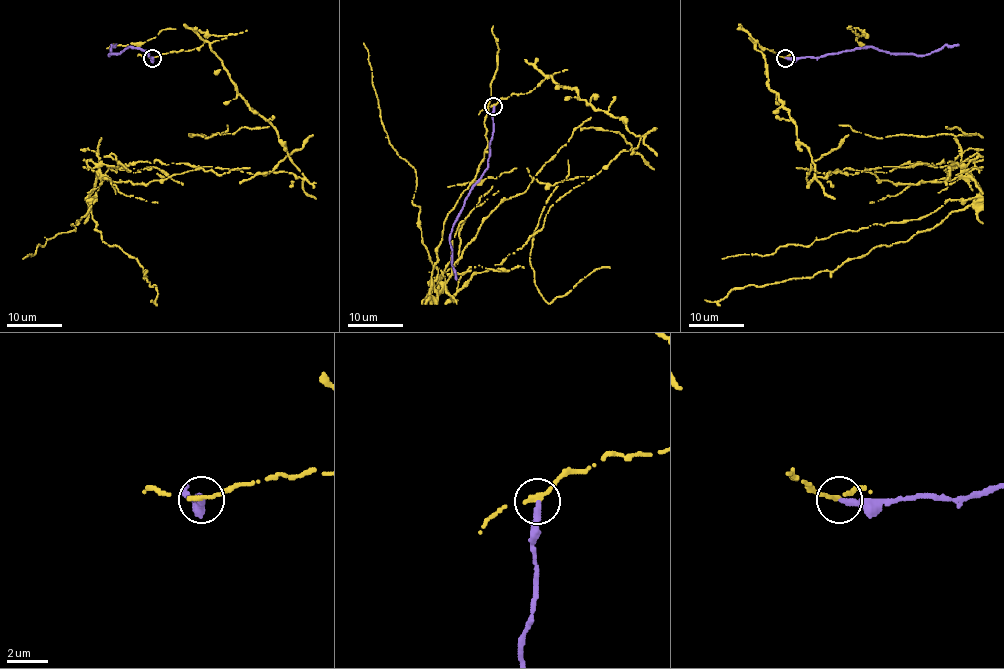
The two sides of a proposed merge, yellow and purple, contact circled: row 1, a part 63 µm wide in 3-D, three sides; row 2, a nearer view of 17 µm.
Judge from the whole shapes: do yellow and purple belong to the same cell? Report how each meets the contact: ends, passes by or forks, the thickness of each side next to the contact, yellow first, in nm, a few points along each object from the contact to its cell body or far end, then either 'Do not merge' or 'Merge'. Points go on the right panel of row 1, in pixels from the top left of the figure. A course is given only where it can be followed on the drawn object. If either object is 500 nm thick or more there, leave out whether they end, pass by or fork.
At the ring yellow ends. At the ring purple ends. Thickness 320 nm (yellow) against 280 nm. Course of yellow: (785, 58), (756, 43), (815, 176), (968, 158), (953, 169), (980, 193), (833, 271), (705, 300). Course of purple: (785, 58), (818, 58), (873, 47), (880, 51), (926, 55), (944, 45), (958, 44). Do not merge

